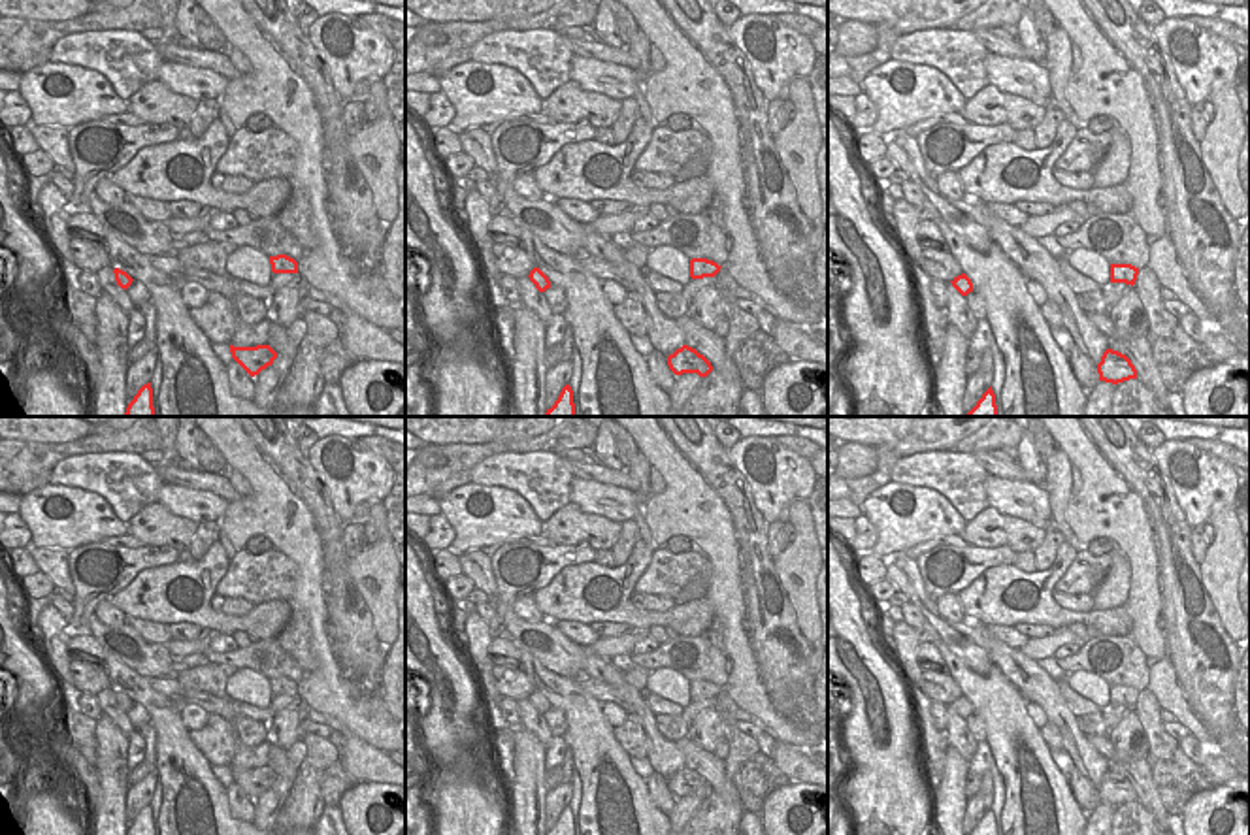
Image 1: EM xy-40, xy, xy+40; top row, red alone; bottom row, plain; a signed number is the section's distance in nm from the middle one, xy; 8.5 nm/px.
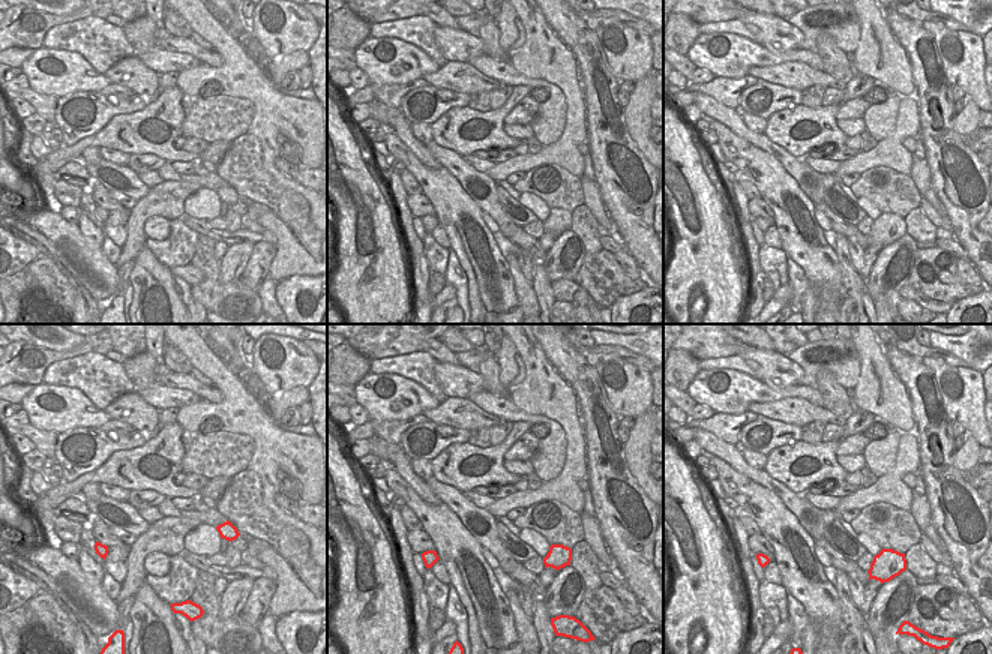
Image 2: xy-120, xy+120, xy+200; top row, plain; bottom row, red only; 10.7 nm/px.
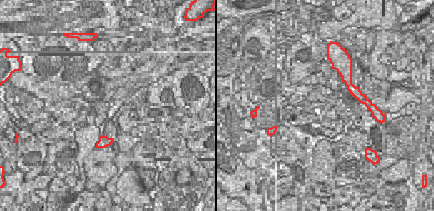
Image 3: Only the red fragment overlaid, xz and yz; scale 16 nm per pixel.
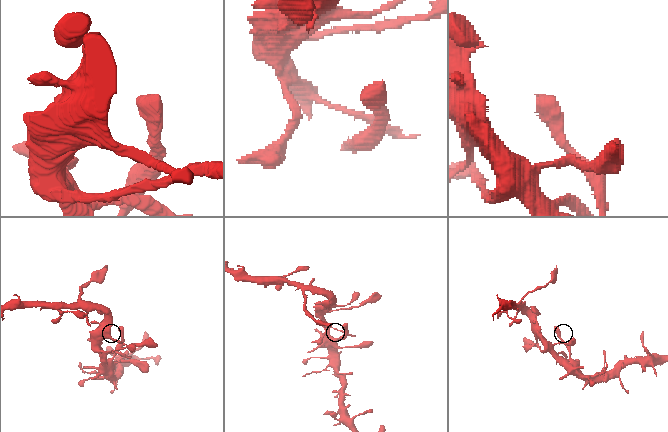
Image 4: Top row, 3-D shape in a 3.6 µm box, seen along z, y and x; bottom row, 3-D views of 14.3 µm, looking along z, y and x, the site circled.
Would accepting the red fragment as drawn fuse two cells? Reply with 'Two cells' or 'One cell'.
One cell.

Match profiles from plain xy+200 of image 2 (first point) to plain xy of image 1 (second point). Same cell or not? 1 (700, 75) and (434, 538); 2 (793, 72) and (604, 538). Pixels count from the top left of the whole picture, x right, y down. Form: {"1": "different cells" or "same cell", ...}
{"1": "same cell", "2": "same cell"}

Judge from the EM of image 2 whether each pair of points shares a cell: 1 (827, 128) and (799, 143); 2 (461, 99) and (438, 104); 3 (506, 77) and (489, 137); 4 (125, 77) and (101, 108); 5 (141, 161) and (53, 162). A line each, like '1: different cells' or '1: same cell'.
1: same cell
2: same cell
3: different cells
4: different cells
5: different cells

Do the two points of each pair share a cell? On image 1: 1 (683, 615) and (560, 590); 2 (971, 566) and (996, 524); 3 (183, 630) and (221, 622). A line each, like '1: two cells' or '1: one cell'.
1: one cell
2: two cells
3: two cells

